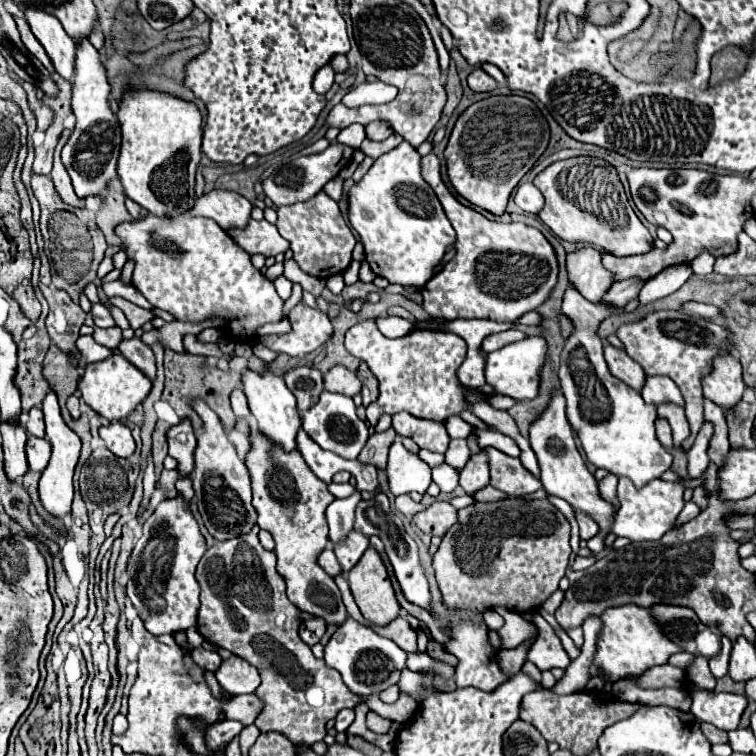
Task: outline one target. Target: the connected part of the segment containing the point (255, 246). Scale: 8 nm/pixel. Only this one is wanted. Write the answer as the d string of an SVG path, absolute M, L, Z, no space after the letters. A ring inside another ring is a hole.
M249 221L245 229L229 229L227 235L249 255L275 257L289 249L289 243L279 235L277 227L269 221Z

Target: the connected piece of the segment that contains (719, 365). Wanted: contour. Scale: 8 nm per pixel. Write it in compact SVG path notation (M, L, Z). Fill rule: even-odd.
M719 353L711 361L711 371L701 377L703 395L723 409L733 407L745 391L741 363L733 353Z

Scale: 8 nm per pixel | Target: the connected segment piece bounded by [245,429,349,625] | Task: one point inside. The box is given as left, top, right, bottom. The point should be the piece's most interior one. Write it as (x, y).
(290, 500)

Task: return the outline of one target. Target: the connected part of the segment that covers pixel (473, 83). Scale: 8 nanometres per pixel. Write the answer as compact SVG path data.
M475 69L471 75L469 75L469 87L473 91L479 91L479 93L489 93L497 87L495 79L489 79L489 75L485 75L485 71L481 69Z

